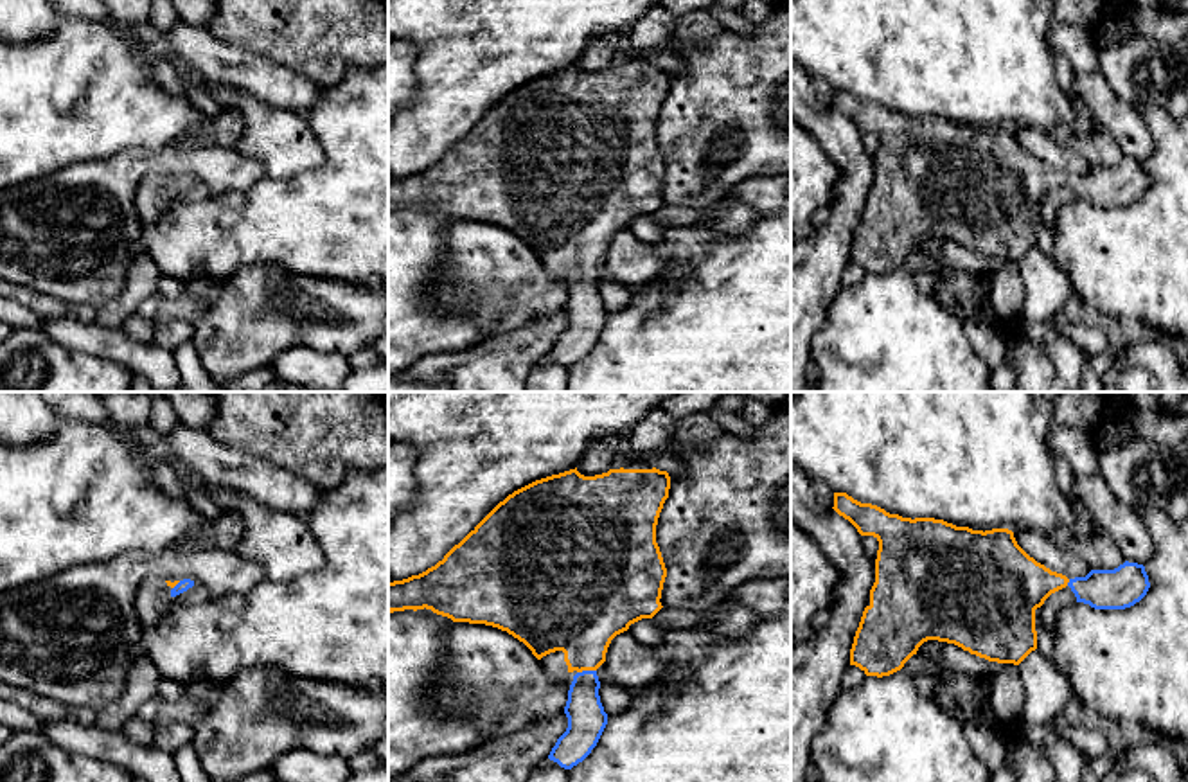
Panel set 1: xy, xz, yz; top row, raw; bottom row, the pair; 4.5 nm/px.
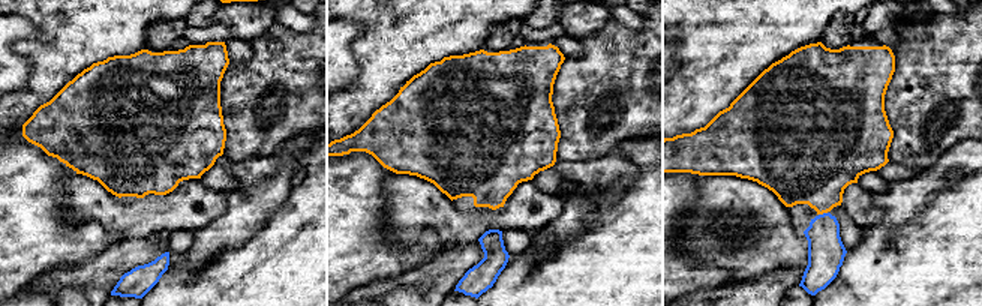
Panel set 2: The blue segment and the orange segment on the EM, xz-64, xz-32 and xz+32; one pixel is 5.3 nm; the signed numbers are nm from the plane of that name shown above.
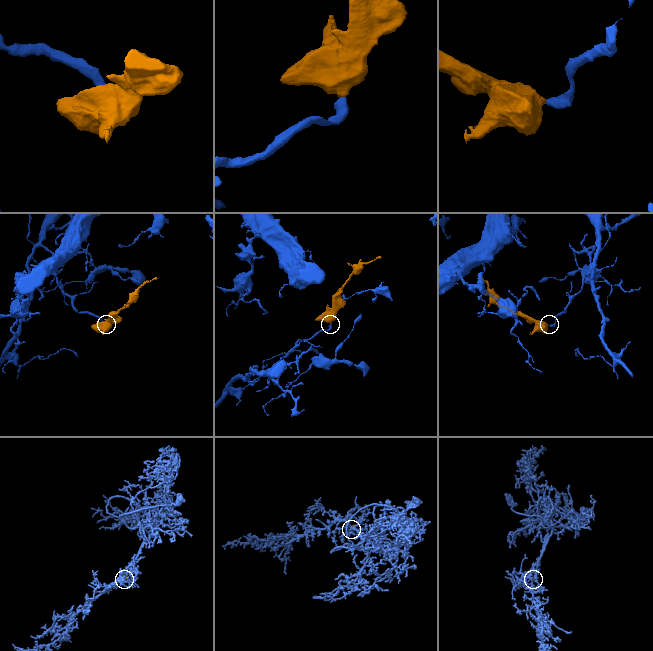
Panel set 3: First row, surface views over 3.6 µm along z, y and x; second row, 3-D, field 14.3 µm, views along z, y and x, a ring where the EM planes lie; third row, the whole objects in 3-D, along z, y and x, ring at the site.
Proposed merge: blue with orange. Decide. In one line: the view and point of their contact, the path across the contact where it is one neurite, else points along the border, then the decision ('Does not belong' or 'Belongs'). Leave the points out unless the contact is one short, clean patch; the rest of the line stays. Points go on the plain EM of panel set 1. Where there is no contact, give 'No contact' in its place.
Touches blue at xz (586, 268). Path across: xz (586, 317), (586, 268), (581, 213). Belongs

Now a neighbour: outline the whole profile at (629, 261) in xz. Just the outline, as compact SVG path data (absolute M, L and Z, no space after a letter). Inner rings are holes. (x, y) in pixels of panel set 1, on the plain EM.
M624 228L611 237L597 273L600 282L609 279L636 288L656 279L663 268L665 259L654 244L640 241L629 228Z

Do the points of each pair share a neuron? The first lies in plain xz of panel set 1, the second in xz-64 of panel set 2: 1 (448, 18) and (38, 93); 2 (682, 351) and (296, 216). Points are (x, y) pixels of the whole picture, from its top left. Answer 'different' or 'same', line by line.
1: same
2: same

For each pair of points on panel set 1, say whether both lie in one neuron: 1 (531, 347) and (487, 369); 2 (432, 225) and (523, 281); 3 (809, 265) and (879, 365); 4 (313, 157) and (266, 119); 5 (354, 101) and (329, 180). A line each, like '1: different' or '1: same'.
1: same
2: different
3: different
4: same
5: same

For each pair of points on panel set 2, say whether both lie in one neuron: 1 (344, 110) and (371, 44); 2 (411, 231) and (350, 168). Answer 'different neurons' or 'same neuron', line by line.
1: same neuron
2: different neurons

